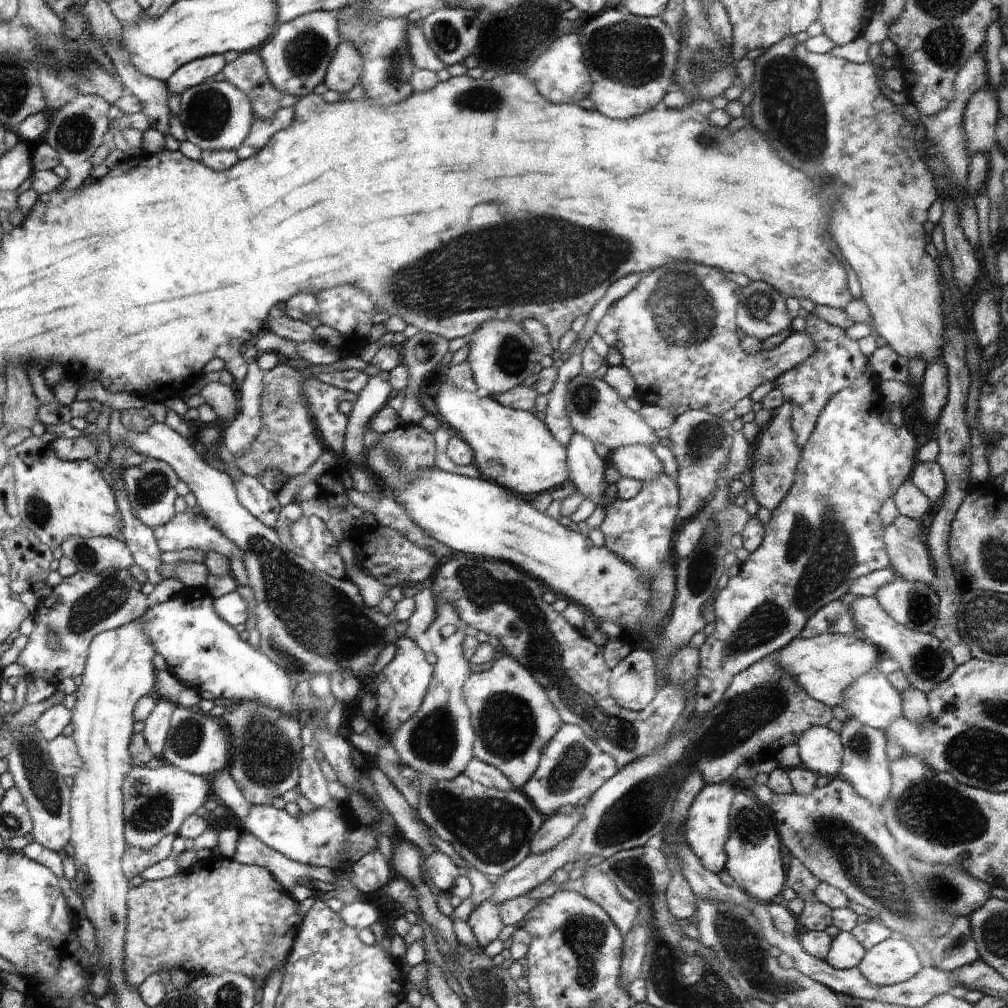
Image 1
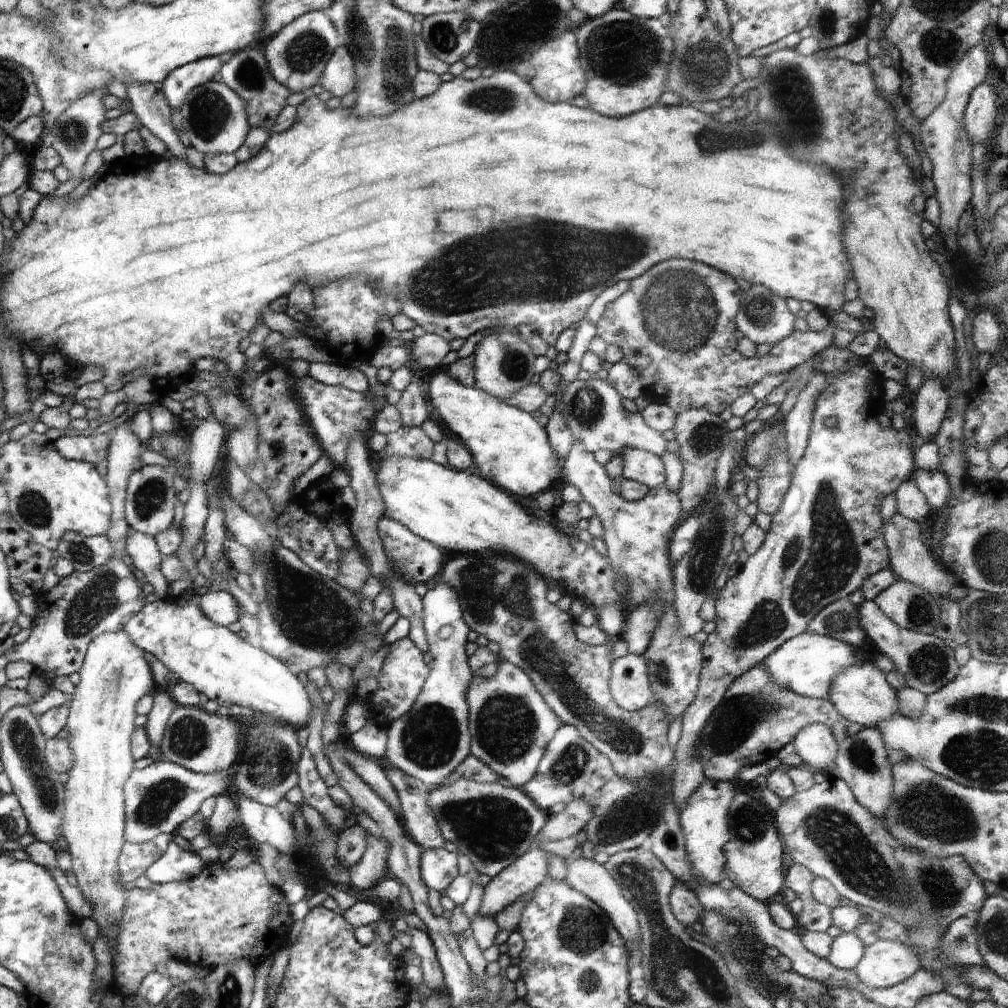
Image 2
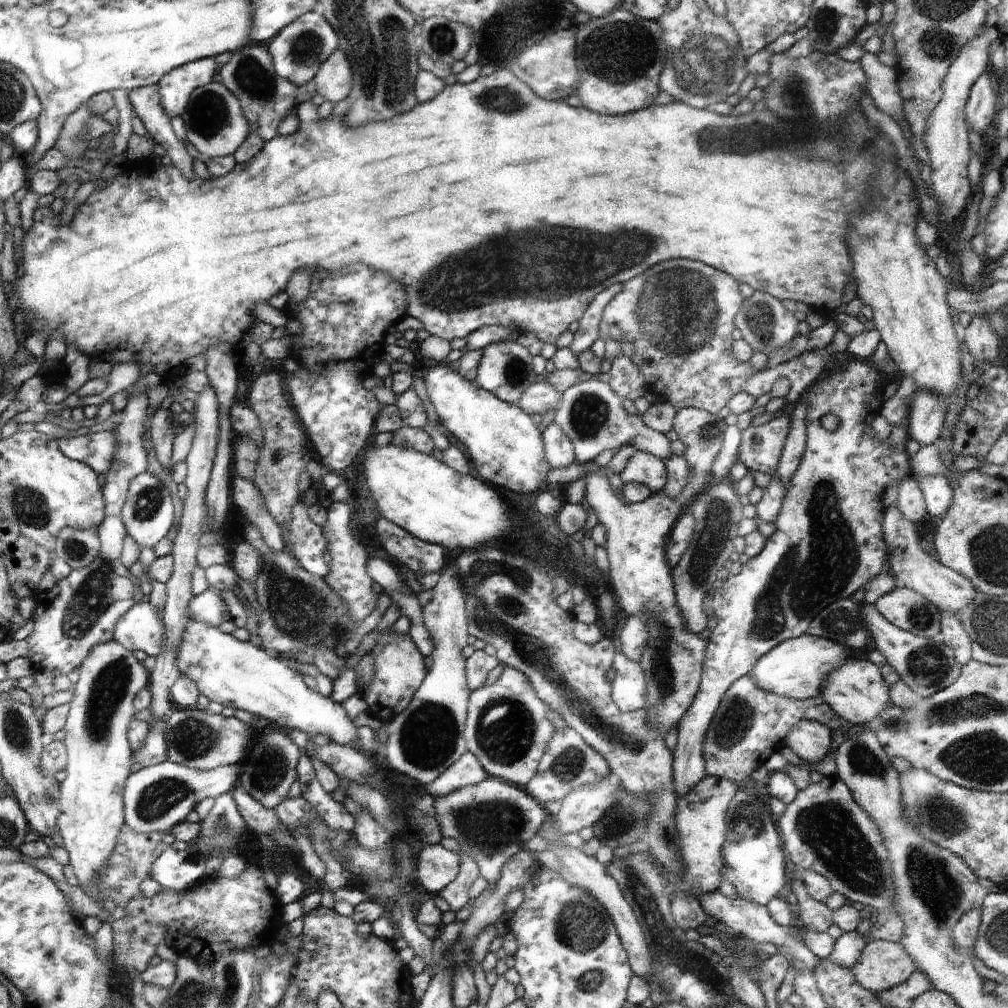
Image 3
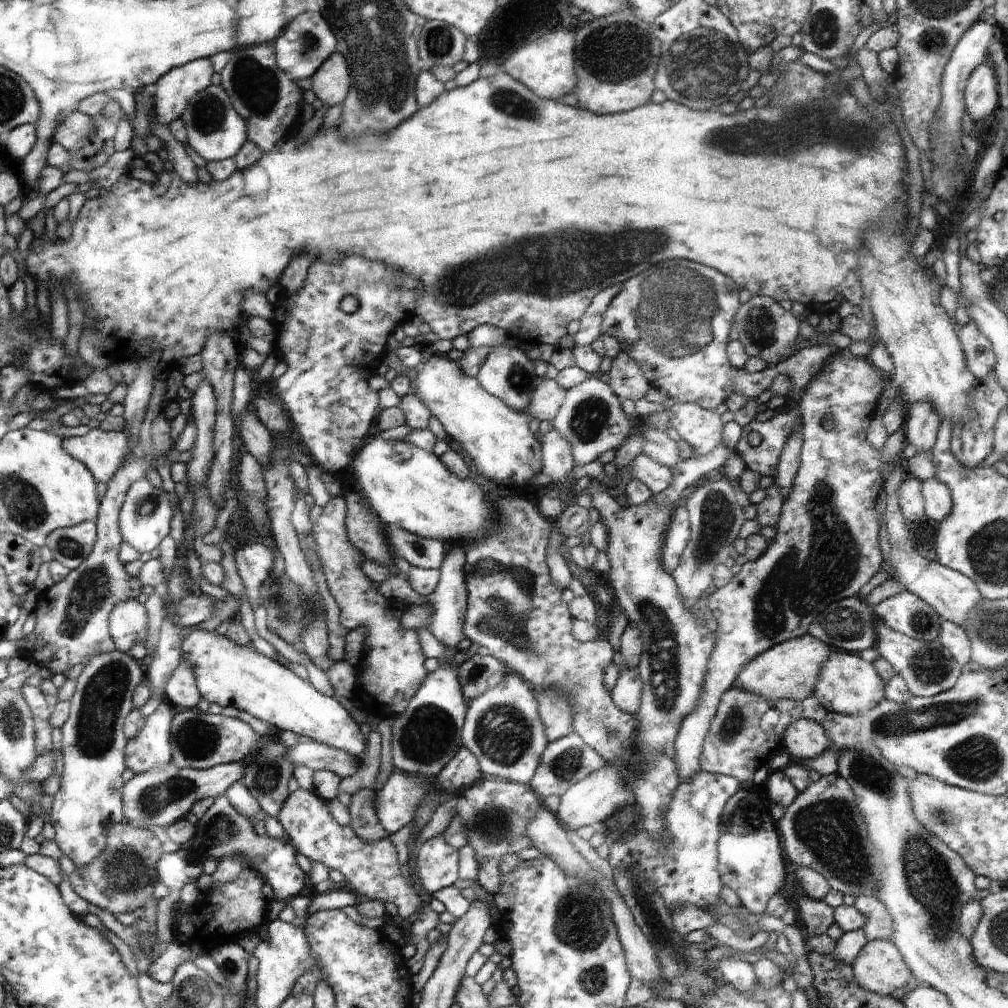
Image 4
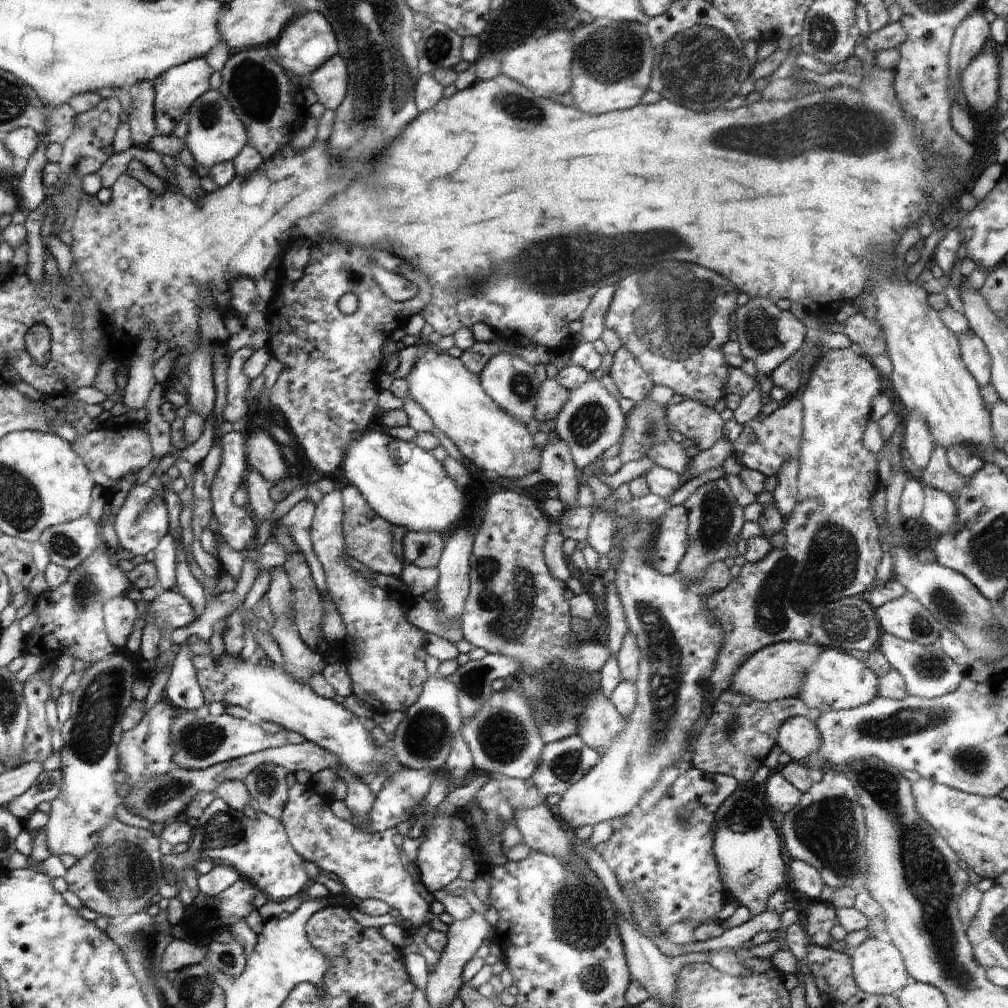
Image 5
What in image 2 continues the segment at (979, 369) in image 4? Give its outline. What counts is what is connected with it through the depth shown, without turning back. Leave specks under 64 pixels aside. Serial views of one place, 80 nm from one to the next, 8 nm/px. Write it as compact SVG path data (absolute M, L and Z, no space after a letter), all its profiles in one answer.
M980 310L973 321L970 340L978 354L994 352L998 348L998 336L1003 330L997 314L990 310Z

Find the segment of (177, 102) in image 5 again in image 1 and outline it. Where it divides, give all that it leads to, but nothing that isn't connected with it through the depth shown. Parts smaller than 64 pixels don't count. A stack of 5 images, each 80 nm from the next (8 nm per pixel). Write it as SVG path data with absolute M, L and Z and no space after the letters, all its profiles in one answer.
M212 55L190 62L189 65L182 66L169 80L165 82L170 94L180 95L194 86L201 85L216 76L226 67L223 55Z

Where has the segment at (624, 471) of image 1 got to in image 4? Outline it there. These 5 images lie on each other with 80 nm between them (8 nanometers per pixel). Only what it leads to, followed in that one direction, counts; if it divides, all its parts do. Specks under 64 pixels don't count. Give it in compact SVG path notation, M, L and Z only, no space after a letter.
M641 453L629 465L629 475L626 482L632 479L642 482L653 495L658 495L667 490L667 487L672 483L673 475L665 465L655 462L652 458Z

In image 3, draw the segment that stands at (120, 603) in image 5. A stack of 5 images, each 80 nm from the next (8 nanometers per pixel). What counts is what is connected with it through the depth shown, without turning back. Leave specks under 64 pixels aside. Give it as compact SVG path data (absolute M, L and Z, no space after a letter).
M141 601L129 613L122 614L113 640L126 650L142 650L148 657L155 658L162 653L162 642L165 642L167 633L162 611Z

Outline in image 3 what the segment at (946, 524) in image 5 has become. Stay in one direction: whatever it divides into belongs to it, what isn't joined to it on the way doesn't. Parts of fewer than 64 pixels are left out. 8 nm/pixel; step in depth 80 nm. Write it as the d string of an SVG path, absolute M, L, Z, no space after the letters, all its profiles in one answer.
M924 476L918 478L927 514L942 518L953 500L953 491L947 477Z

